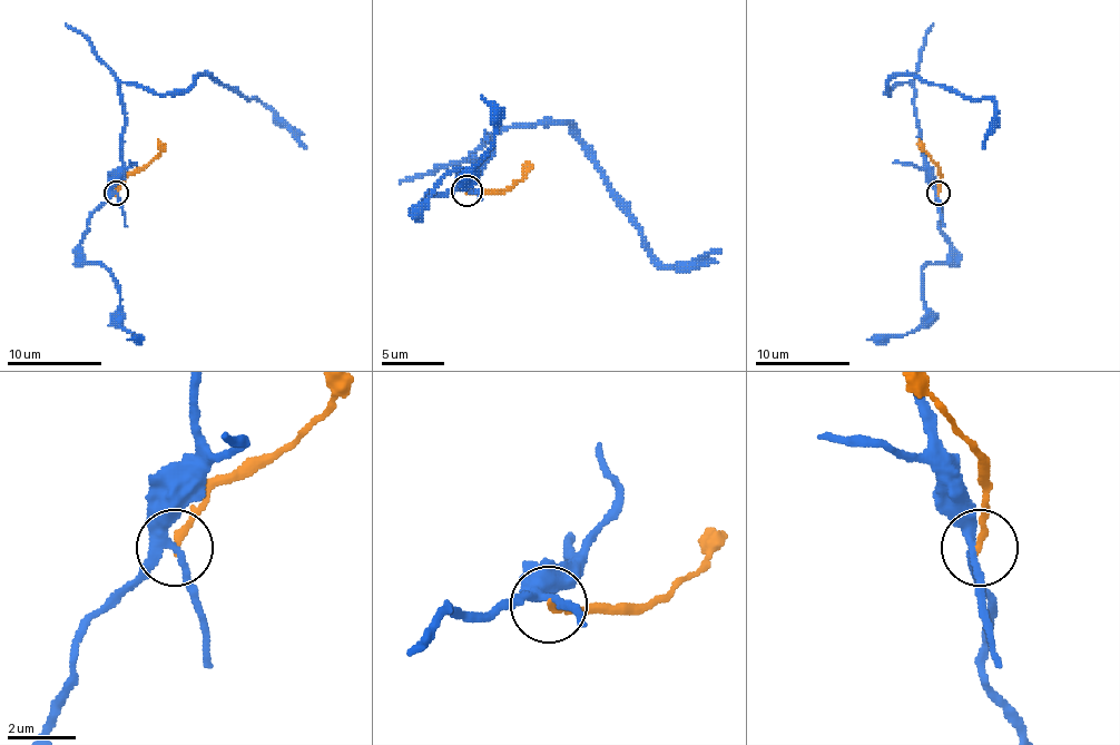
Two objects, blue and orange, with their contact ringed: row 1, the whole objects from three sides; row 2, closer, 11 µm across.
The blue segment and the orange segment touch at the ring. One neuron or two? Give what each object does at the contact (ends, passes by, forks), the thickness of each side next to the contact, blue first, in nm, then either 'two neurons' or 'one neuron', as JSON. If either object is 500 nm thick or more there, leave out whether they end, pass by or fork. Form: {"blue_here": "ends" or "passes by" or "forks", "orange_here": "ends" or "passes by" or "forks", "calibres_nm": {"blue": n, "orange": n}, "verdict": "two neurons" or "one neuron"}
{"blue_here": "forks", "orange_here": "ends", "calibres_nm": {"blue": 260, "orange": 200}, "verdict": "two neurons"}

